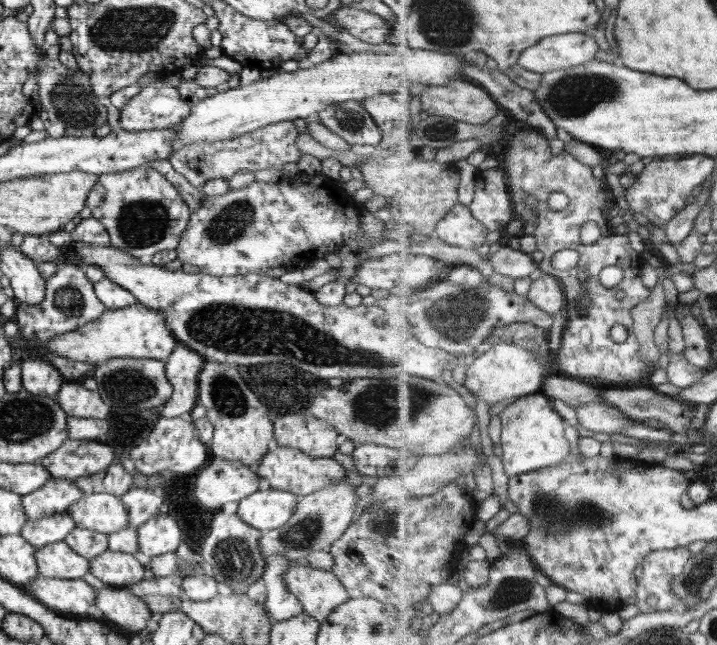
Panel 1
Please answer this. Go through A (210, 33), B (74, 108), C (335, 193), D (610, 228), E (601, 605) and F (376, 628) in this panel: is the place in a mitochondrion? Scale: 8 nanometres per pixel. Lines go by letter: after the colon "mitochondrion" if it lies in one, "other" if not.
A: other
B: mitochondrion
C: other
D: other
E: other
F: mitochondrion

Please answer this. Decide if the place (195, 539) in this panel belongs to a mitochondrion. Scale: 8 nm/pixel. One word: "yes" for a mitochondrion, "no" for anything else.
yes

